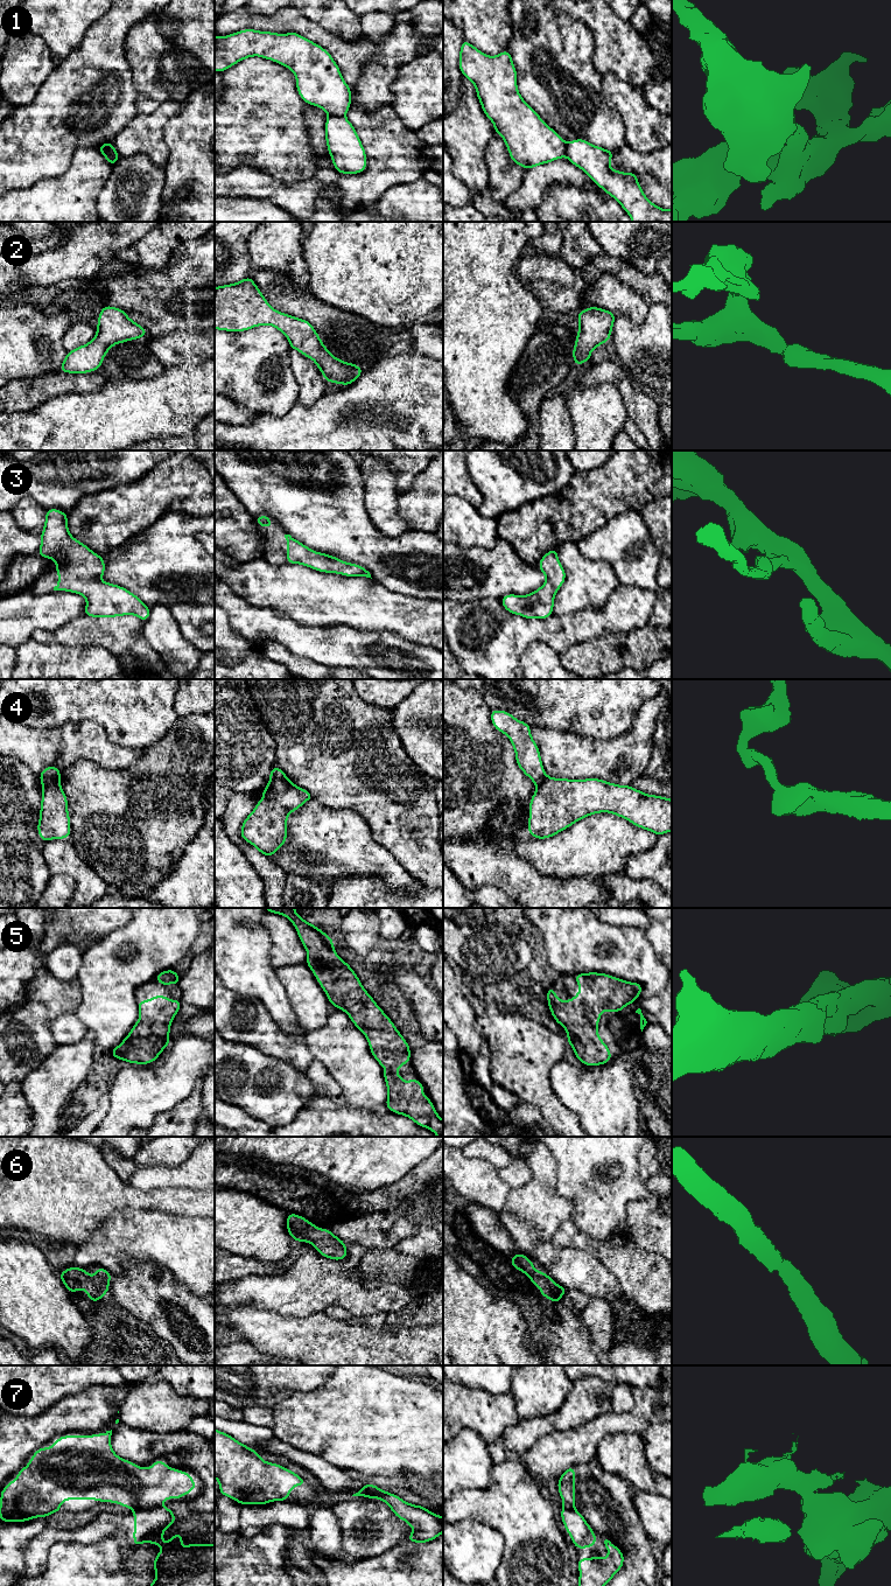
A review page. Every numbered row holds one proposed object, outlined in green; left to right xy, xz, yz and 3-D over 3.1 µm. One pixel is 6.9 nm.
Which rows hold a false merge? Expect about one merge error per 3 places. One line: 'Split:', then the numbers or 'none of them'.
Split: 1, 4, 7

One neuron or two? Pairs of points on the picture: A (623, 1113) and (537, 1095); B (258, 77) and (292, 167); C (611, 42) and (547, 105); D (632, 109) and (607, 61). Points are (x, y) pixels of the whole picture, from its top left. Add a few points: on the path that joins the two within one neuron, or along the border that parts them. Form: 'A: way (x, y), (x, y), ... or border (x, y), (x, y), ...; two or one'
A: border (548, 1074), (552, 1092), (579, 1118); two
B: way (260, 99), (260, 123), (280, 145); one
C: border (593, 33), (593, 65), (600, 75); two
D: border (601, 74), (612, 72), (619, 79), (638, 88); two

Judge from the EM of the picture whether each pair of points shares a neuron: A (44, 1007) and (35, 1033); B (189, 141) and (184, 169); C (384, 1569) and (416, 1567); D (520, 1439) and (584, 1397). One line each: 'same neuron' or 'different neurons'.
A: same neuron
B: same neuron
C: same neuron
D: same neuron

